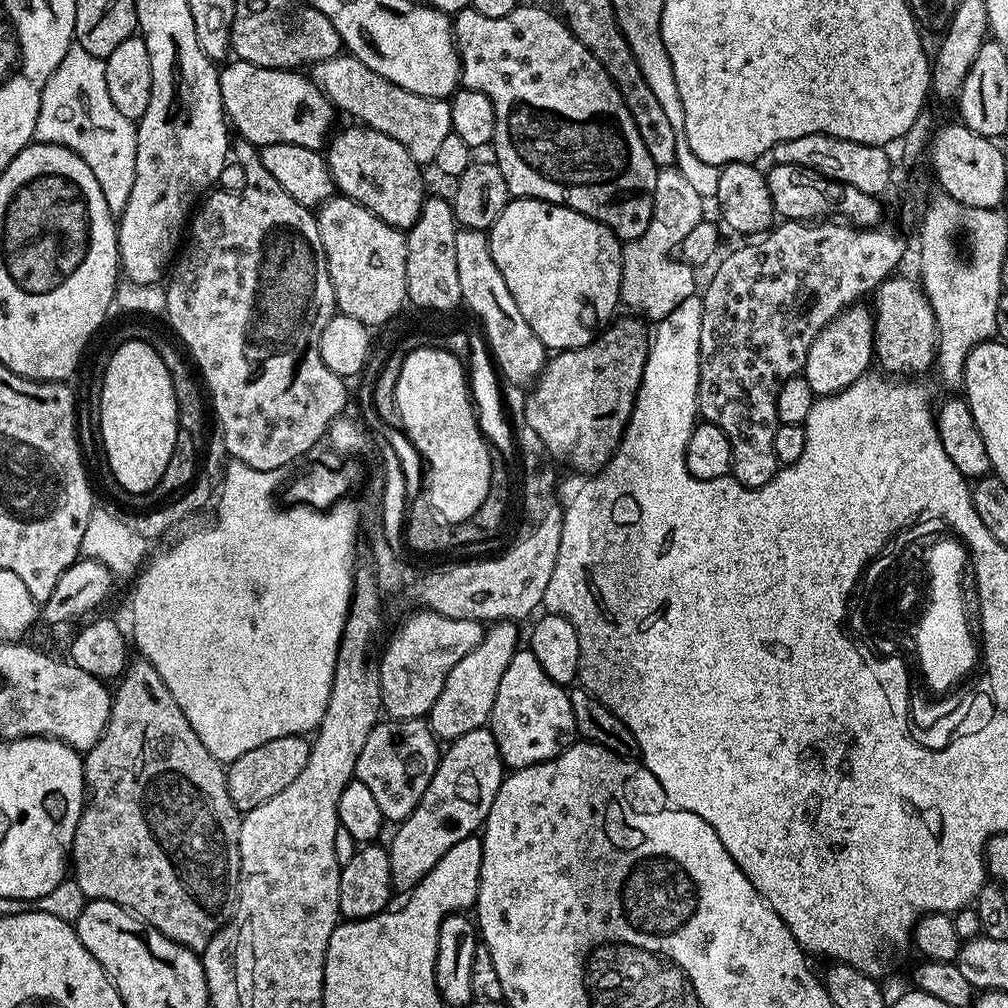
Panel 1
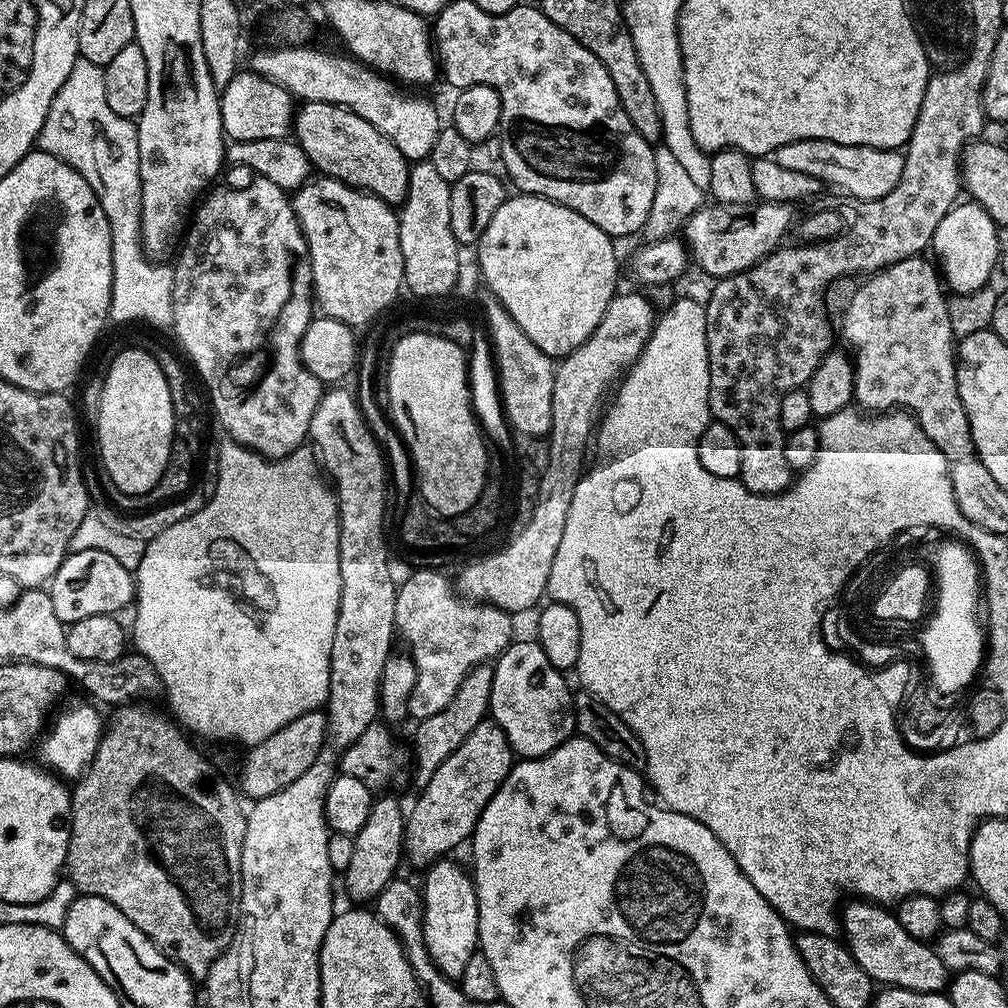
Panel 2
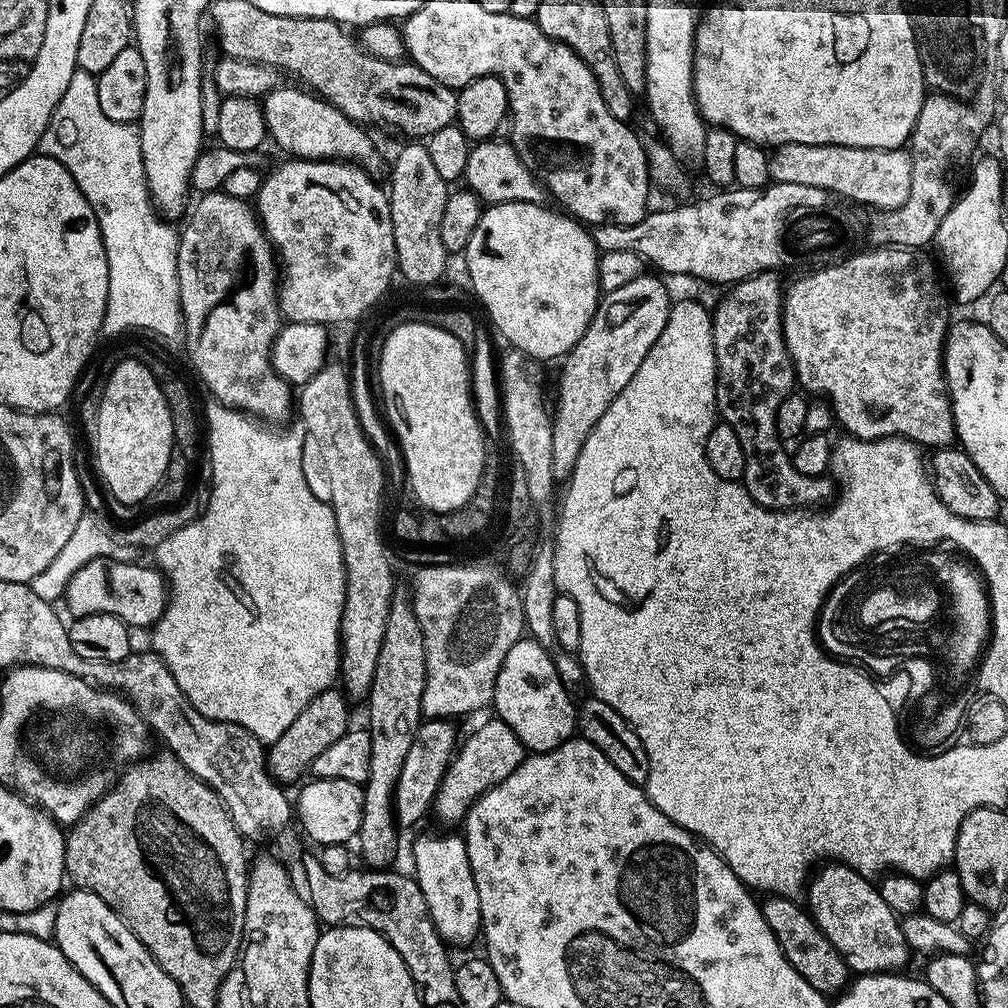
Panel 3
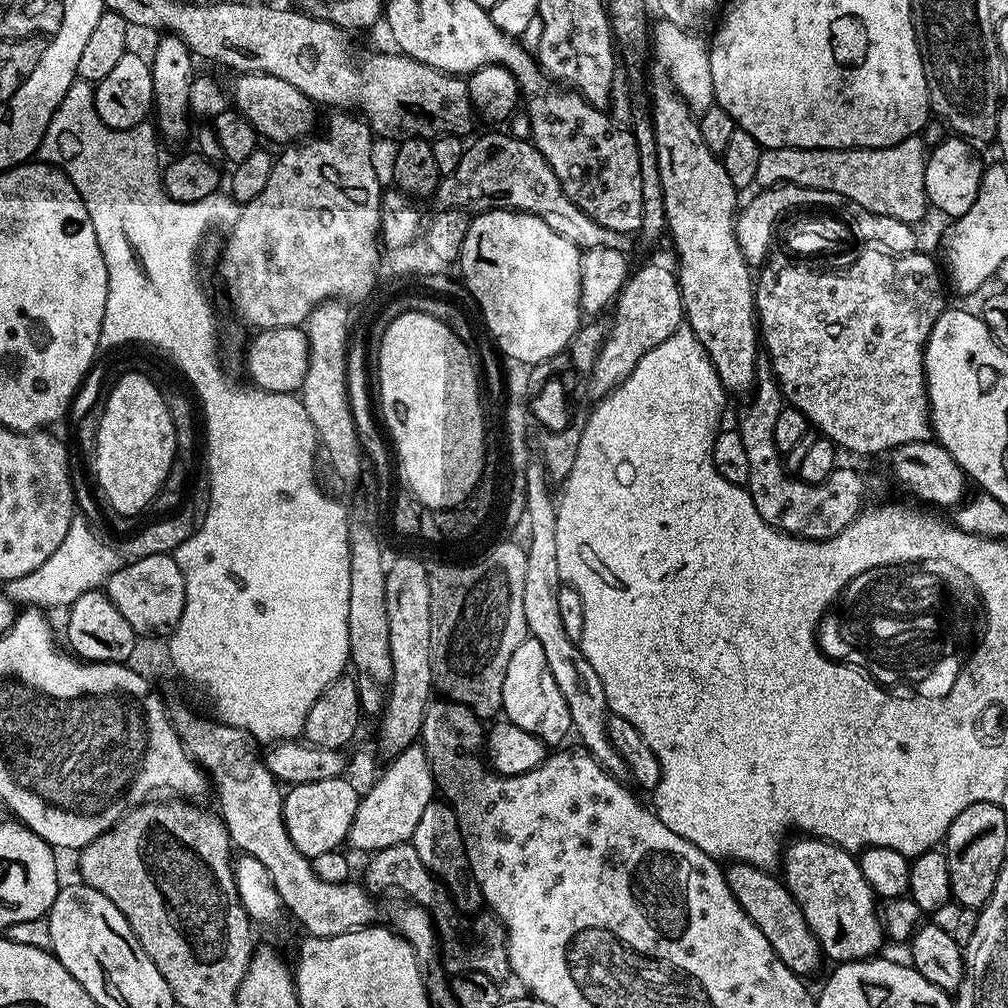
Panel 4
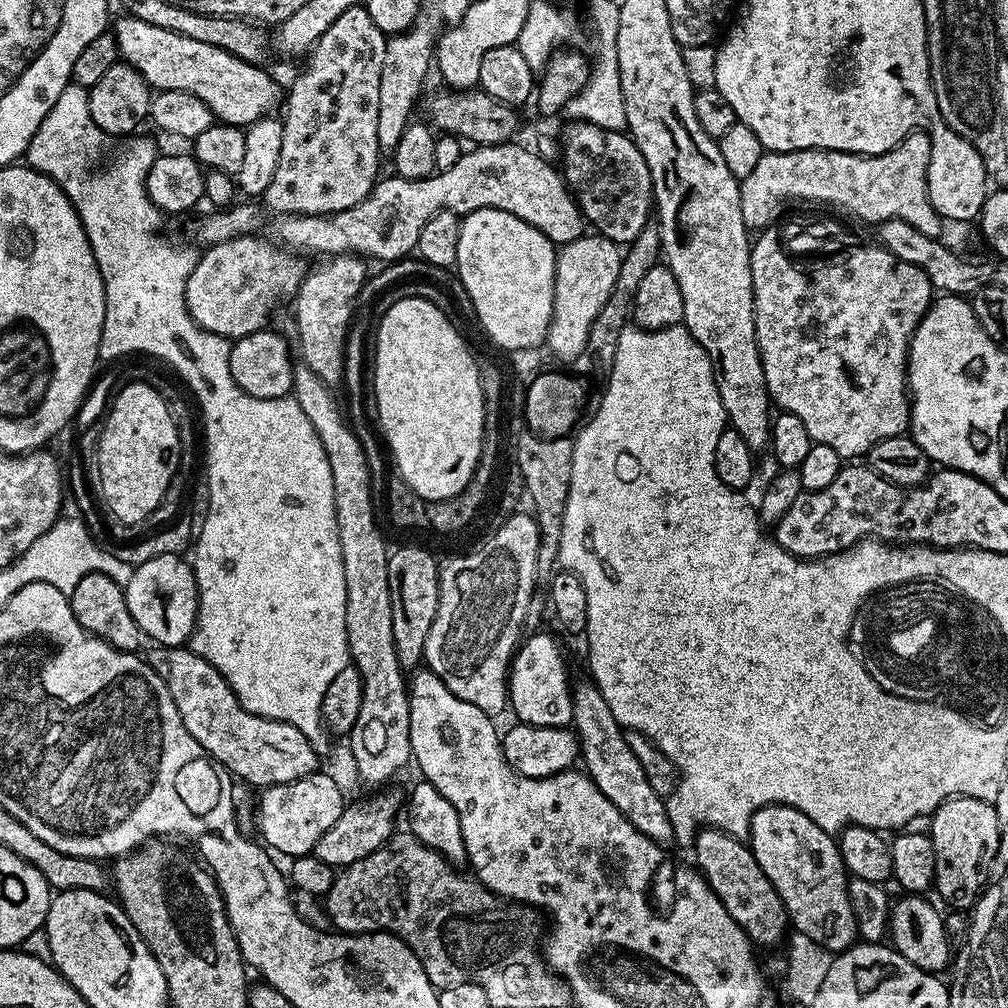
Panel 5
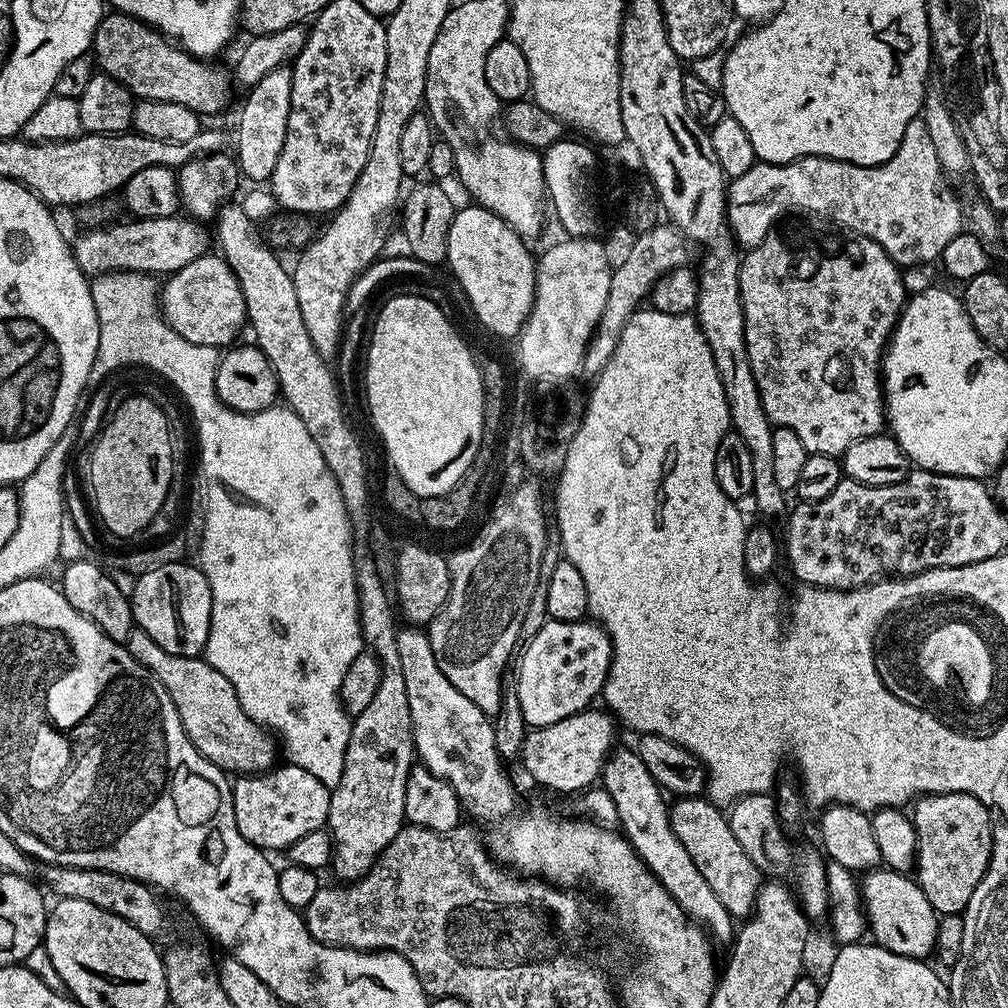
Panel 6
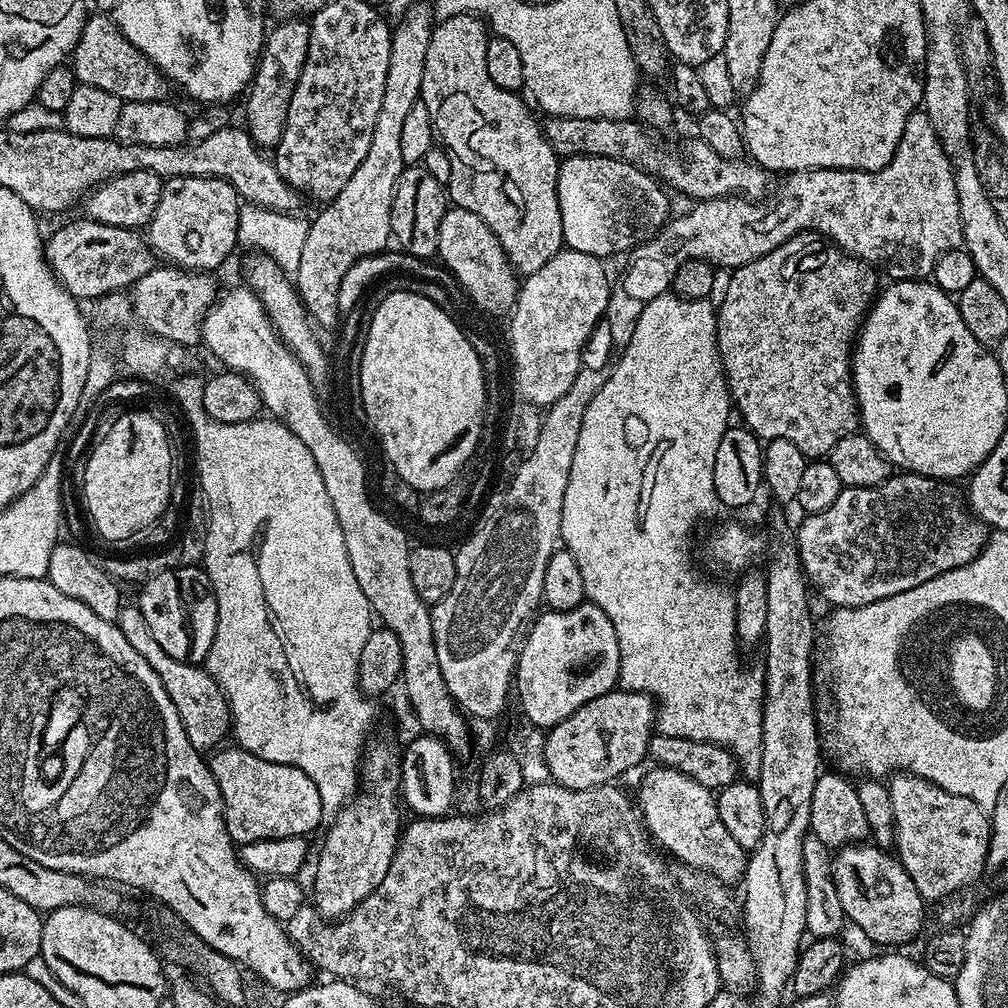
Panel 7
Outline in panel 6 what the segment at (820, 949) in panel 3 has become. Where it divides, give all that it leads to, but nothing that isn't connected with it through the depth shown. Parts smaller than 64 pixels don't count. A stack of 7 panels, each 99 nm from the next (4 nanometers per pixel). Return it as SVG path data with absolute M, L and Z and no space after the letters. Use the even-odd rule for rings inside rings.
M700 796L680 798L675 803L670 808L672 829L674 834L678 834L678 842L686 846L686 854L694 858L698 874L706 878L710 890L718 894L718 902L726 906L733 918L748 918L753 913L756 896L762 885L762 873L758 866L754 866L754 862L750 862L750 854L742 850L738 838L734 838L734 830L730 830L727 815L711 800Z

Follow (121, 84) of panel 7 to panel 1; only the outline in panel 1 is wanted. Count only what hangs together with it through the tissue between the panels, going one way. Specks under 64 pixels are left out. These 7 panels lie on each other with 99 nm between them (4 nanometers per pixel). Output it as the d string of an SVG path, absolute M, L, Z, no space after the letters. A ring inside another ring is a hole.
M367 126L352 127L356 128L339 129L326 145L333 185L339 195L366 206L382 222L401 230L412 228L426 199L421 165L406 154L402 142Z

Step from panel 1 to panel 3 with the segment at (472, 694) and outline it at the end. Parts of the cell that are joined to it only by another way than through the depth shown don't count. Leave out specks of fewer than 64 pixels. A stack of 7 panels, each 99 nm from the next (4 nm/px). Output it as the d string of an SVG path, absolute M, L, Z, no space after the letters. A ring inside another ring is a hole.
M451 719L430 720L421 723L418 734L414 734L414 746L406 754L406 762L402 762L402 774L398 774L398 786L393 806L396 808L396 823L401 829L412 828L424 815L431 813L438 794L438 786L448 769L454 753L458 748L456 728Z

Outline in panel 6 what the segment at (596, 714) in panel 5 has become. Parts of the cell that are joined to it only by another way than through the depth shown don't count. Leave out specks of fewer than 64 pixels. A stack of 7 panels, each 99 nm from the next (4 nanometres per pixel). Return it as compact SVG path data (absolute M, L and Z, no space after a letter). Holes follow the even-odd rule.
M631 747L619 748L604 761L602 773L602 787L614 802L619 831L640 855L640 860L648 871L660 879L661 886L687 913L689 921L705 929L713 941L731 941L734 936L734 918L726 910L726 906L718 902L718 894L710 890L706 878L698 874L698 866L694 866L694 858L686 854L686 846L678 842L678 834L674 834L672 829L669 801L664 801L665 793L658 786L658 782L654 782L650 770L646 770L646 762L642 762L635 750Z

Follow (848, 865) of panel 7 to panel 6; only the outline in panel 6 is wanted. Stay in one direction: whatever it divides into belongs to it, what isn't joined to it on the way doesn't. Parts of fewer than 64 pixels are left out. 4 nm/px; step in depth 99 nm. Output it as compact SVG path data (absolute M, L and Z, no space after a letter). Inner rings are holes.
M873 870L863 877L860 894L864 897L864 914L868 917L870 936L880 947L894 954L909 956L911 960L924 960L936 951L936 922L938 913L932 909L926 894L911 875L891 870Z

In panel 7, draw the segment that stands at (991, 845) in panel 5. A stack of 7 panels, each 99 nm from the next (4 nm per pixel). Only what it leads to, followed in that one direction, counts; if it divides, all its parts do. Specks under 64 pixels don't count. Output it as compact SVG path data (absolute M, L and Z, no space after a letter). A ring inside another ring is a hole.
M903 771L887 781L894 806L895 855L925 902L943 902L963 893L988 868L992 821L967 796L950 794L926 778Z

